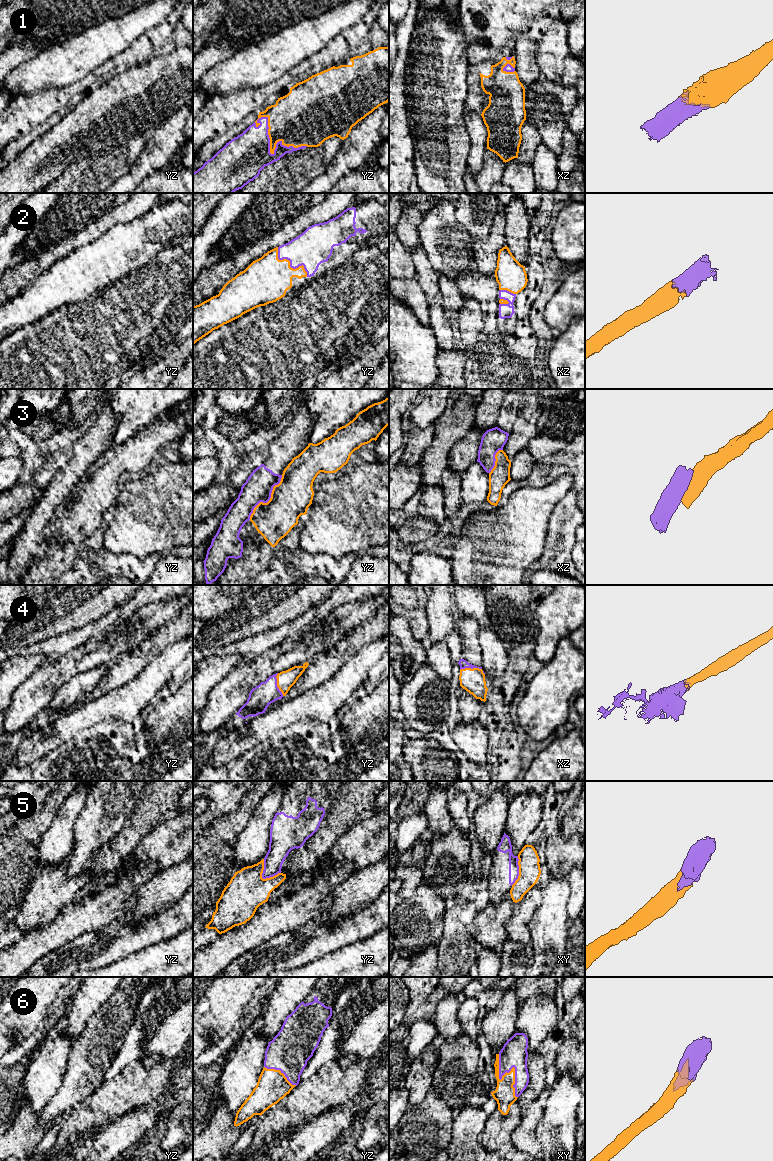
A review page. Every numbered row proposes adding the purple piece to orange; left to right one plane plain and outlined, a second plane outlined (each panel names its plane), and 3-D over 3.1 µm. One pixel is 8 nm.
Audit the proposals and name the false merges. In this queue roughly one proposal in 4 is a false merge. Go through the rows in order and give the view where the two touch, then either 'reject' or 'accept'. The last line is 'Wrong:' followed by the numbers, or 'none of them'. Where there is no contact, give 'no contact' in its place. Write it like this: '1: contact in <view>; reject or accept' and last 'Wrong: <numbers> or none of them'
1: contact in yz; accept
2: contact in yz; accept
3: contact in yz; reject
4: contact in yz; accept
5: contact in yz; reject
6: contact in xy; accept
Wrong: 3, 5

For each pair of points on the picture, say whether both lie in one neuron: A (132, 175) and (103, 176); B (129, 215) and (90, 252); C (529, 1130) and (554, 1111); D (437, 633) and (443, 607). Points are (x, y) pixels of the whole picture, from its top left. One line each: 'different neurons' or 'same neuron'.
A: different neurons
B: different neurons
C: different neurons
D: same neuron

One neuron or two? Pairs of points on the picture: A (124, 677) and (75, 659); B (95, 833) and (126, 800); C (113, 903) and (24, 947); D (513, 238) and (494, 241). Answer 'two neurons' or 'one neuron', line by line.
A: two neurons
B: one neuron
C: one neuron
D: two neurons

